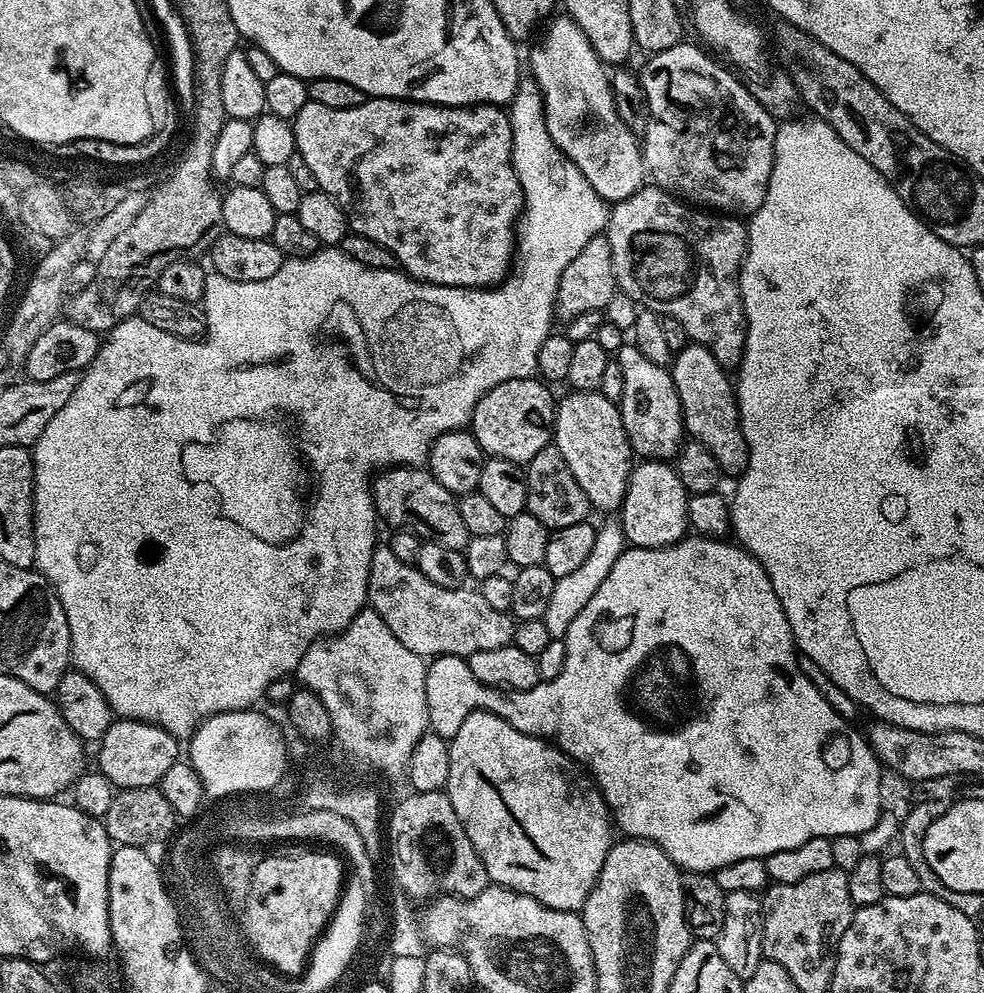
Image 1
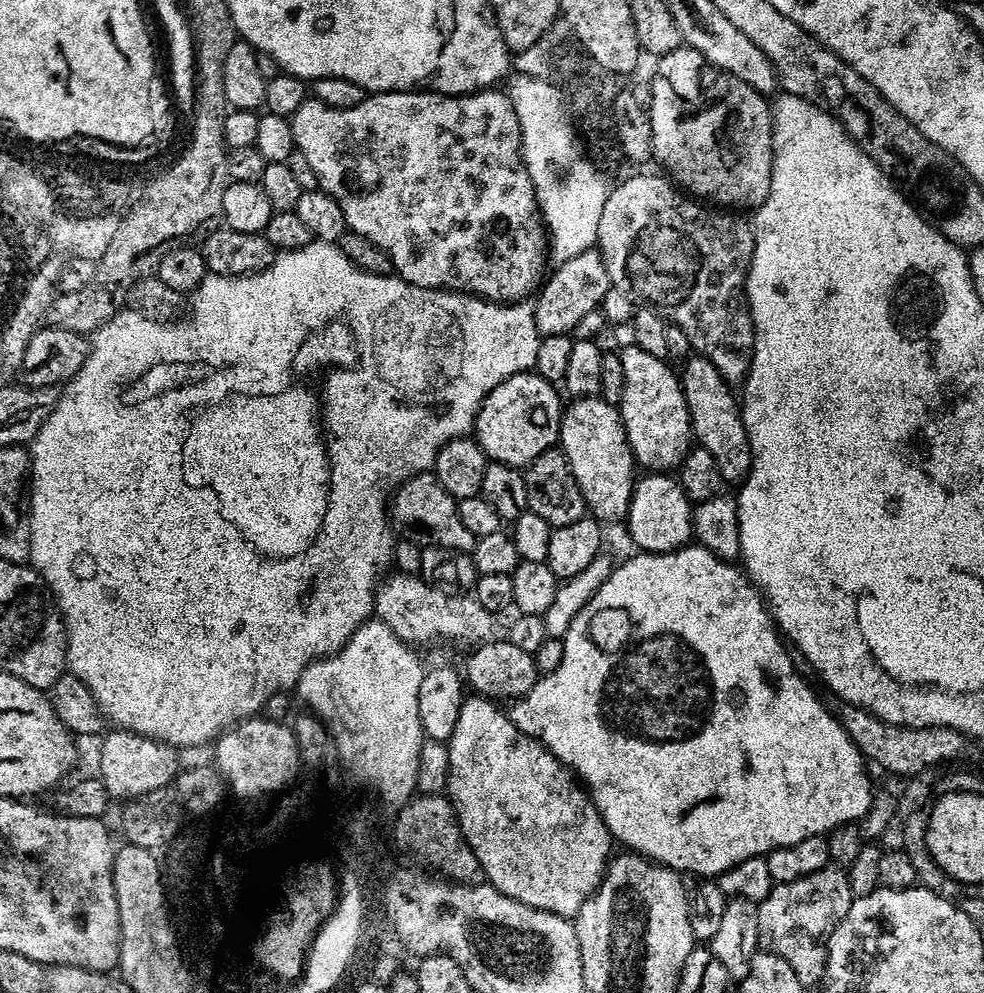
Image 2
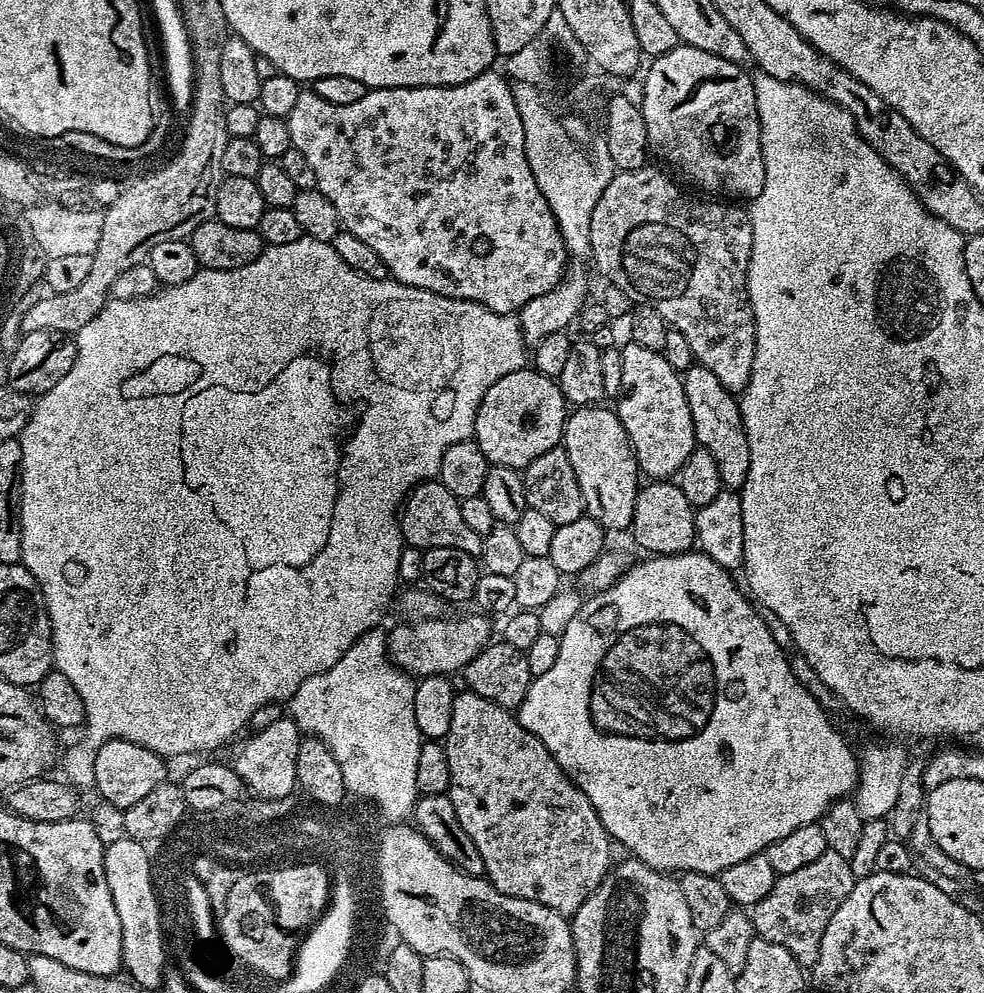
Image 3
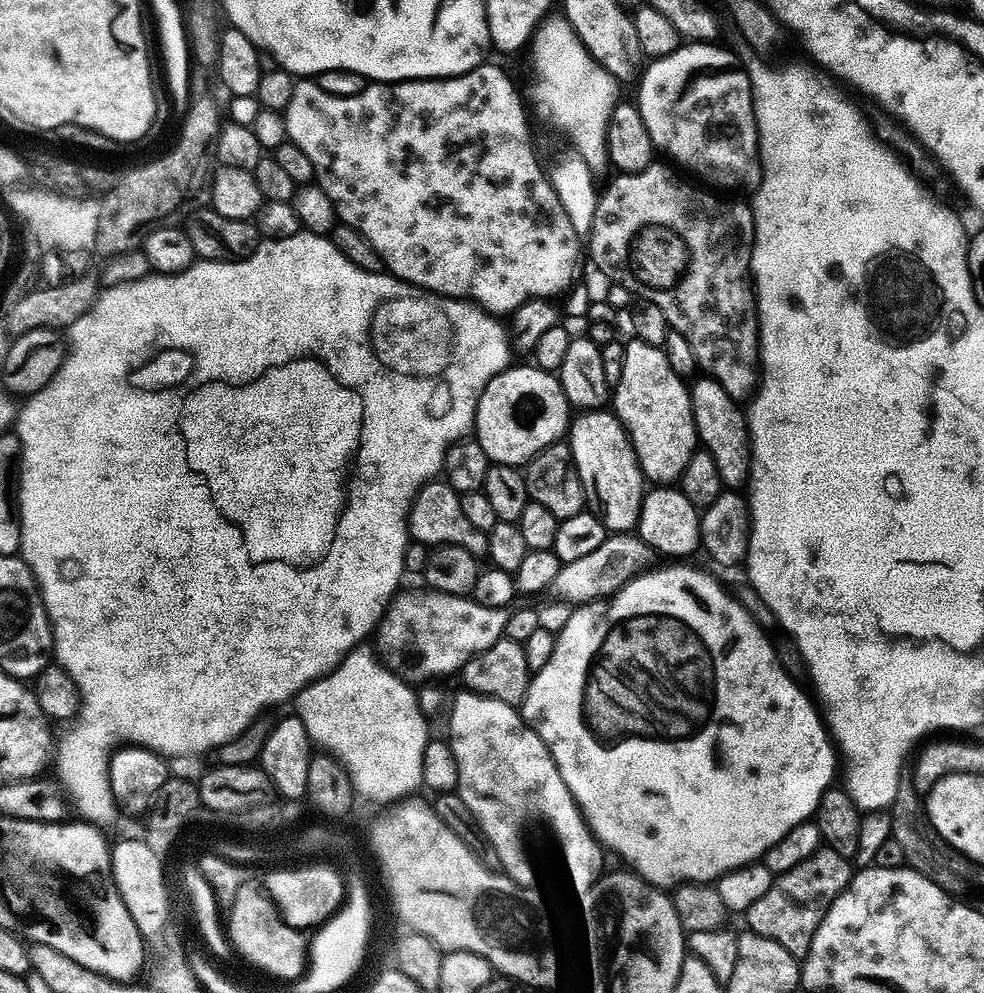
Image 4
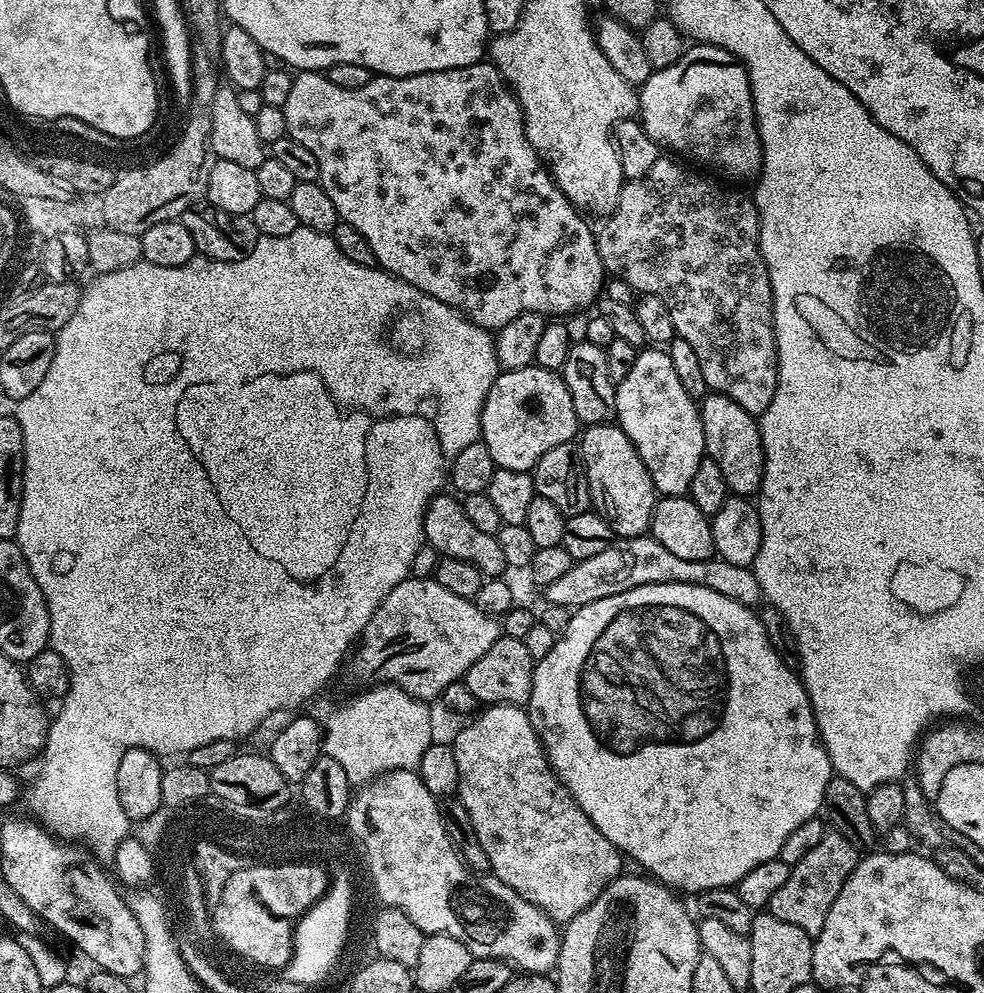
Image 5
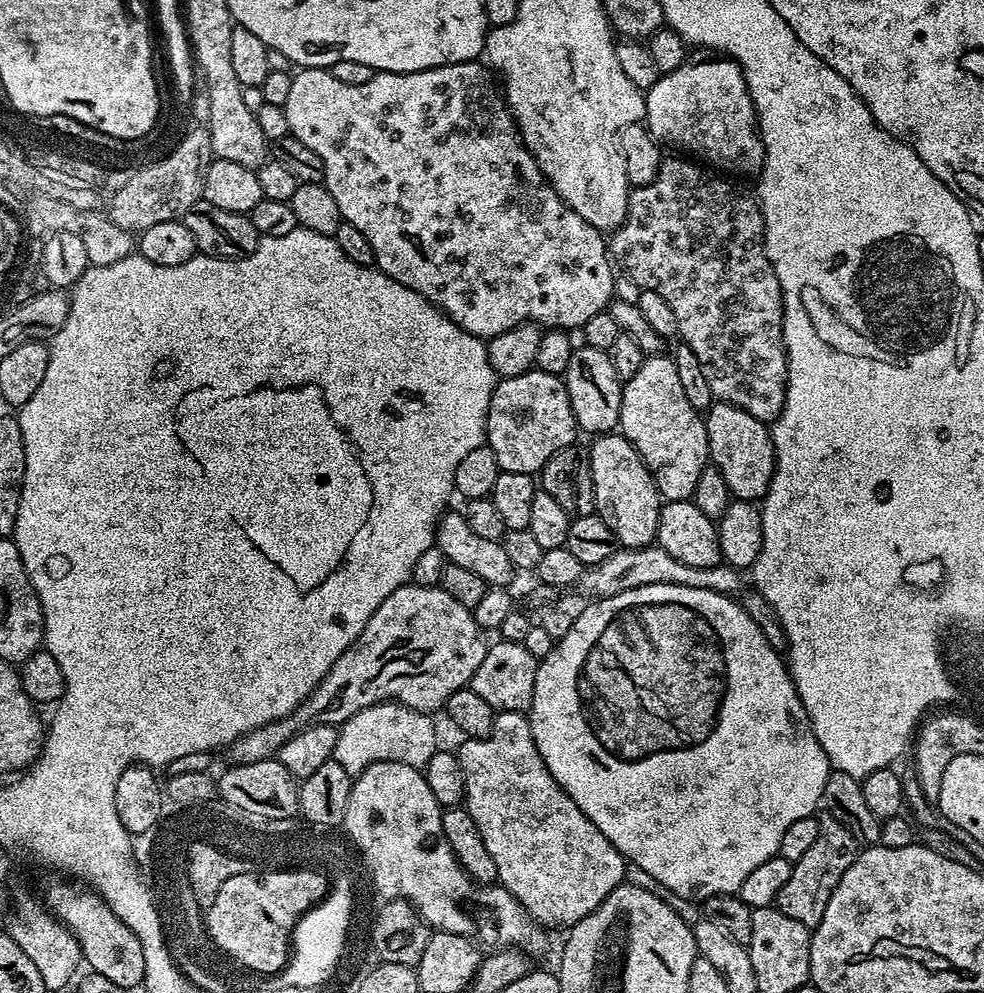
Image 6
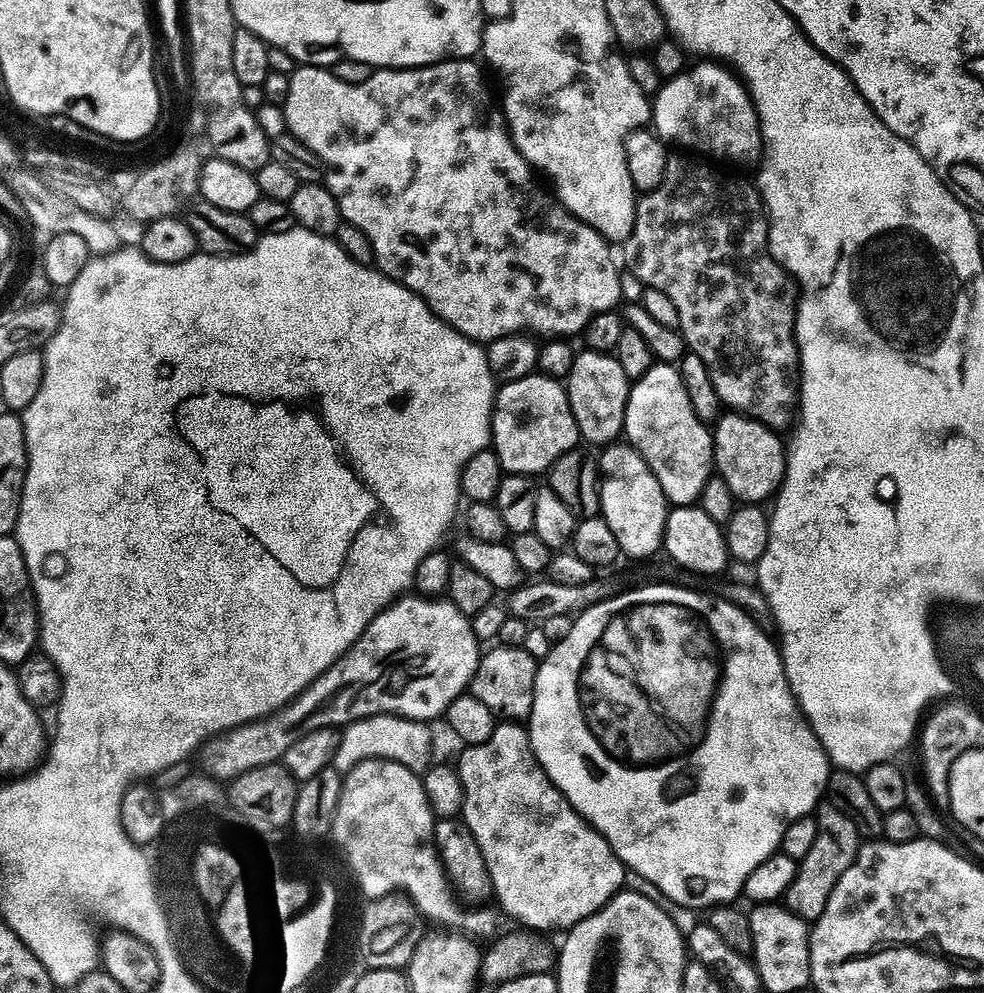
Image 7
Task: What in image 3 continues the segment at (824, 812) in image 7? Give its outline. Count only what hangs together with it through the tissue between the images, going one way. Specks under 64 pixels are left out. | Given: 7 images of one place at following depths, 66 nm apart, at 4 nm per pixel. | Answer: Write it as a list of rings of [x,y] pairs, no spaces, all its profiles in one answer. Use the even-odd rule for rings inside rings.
[[[831,851],[824,852],[818,862],[802,866],[802,870],[796,870],[794,874],[777,876],[770,894],[750,909],[753,933],[759,939],[786,946],[802,966],[815,965],[822,934],[834,910],[838,910],[850,890],[854,890],[857,879],[851,860]]]

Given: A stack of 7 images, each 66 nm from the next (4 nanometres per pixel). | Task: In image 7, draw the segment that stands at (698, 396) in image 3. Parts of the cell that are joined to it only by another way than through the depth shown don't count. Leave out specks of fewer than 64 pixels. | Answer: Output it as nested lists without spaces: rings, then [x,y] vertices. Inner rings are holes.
[[[724,414],[715,421],[712,432],[714,445],[714,468],[718,475],[724,479],[726,486],[735,494],[740,502],[764,502],[769,499],[784,481],[784,462],[786,459],[786,444],[779,440],[777,433],[765,426],[762,422],[751,420],[748,416],[739,414]]]

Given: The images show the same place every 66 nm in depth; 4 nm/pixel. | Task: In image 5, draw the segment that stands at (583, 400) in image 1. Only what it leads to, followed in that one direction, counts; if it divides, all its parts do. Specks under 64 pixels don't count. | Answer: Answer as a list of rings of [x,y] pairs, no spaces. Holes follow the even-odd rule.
[[[609,422],[606,424],[590,424],[583,429],[582,435],[578,440],[578,447],[580,450],[580,457],[584,459],[584,472],[588,476],[588,493],[592,499],[595,512],[598,513],[599,516],[602,517],[607,524],[609,524],[609,526],[611,526],[613,533],[615,533],[617,537],[621,538],[645,535],[645,533],[647,533],[652,527],[652,515],[656,509],[658,493],[656,487],[654,486],[654,482],[650,478],[650,474],[646,470],[646,466],[642,462],[642,458],[638,458],[638,450],[634,447],[634,445],[632,445],[630,438],[626,438],[626,434],[615,423]]]

